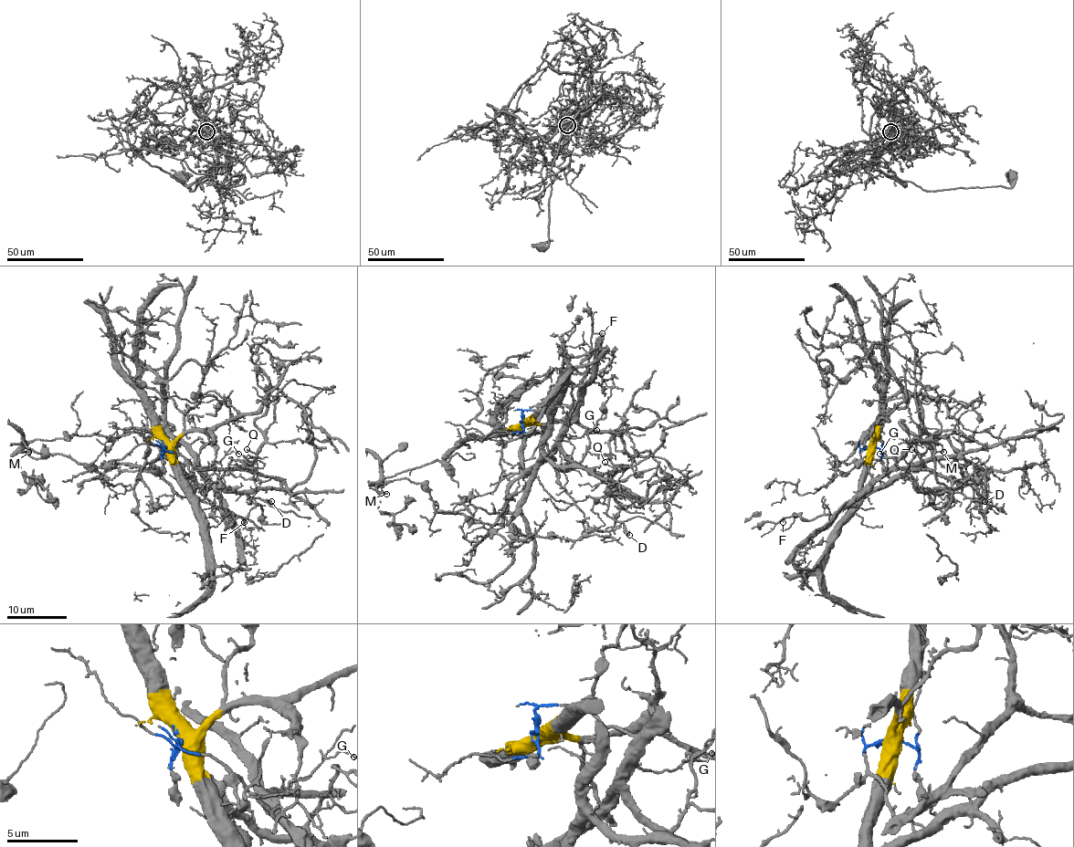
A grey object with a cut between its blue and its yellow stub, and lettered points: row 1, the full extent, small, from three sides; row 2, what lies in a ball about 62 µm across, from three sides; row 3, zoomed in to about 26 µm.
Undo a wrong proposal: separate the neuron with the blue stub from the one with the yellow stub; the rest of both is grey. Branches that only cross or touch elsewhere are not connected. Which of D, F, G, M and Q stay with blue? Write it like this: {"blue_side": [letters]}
{"blue_side": ["F", "G", "Q"]}

